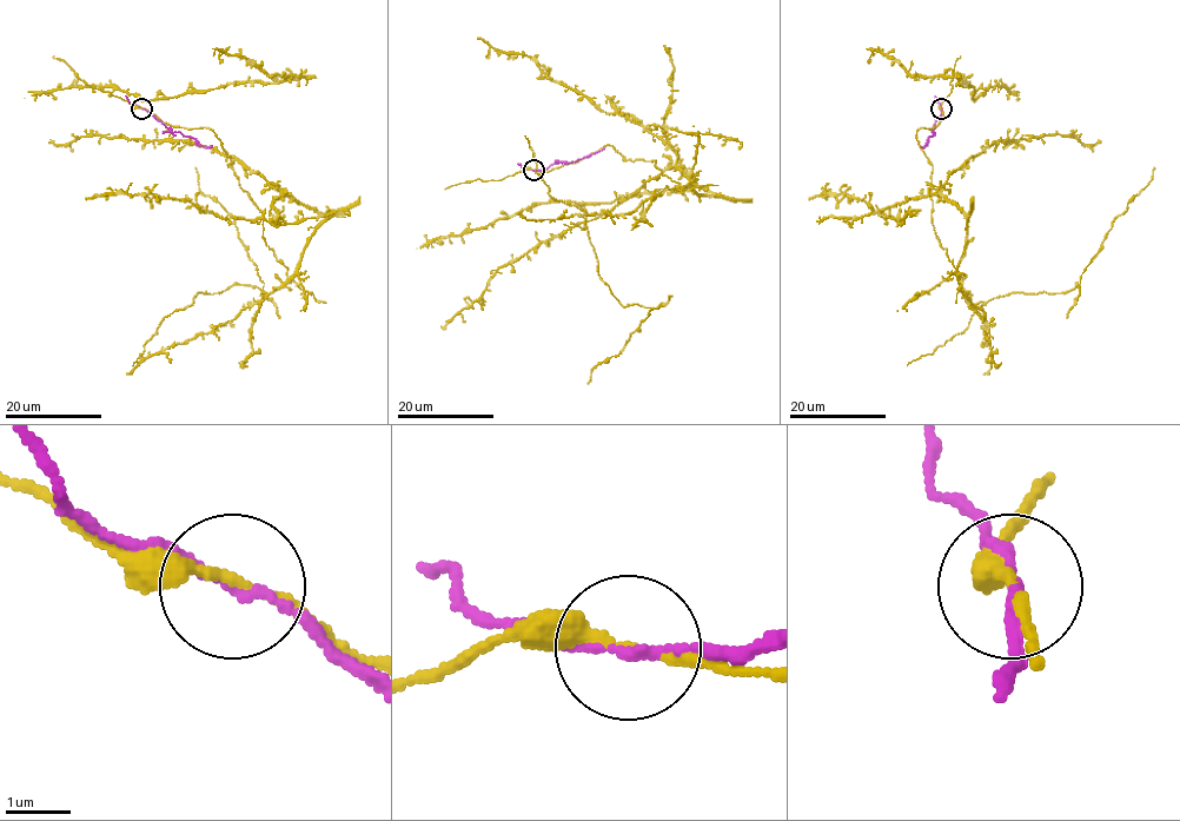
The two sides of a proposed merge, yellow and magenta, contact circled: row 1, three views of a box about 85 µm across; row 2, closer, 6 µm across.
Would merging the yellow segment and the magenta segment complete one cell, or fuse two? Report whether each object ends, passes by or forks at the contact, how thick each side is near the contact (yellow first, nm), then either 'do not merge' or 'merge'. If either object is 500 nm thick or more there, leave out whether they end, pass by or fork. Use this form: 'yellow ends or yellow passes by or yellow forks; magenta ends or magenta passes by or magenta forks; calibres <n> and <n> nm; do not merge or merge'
yellow passes by; magenta passes by; calibres 160 and 150 nm; do not merge

